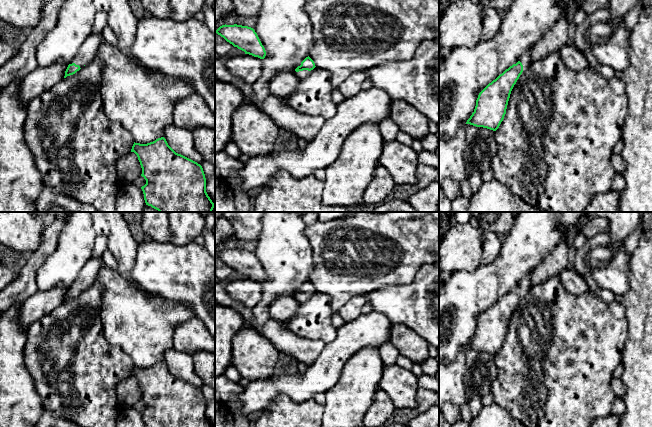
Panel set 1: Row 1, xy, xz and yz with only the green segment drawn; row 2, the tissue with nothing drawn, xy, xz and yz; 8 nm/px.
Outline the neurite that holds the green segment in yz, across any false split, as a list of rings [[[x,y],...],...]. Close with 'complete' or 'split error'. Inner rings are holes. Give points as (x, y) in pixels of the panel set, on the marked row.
[[[531,50],[489,83],[478,95],[474,112],[466,124],[496,131],[506,114],[511,91],[531,63]]] | split error

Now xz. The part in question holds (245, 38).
[[[222,25],[215,33],[223,37],[234,47],[245,52],[245,54],[264,59],[266,51],[262,45],[255,30],[248,26],[242,25]]] | complete

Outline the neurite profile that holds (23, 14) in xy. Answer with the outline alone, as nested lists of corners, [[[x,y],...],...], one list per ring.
[[[0,0],[0,19],[18,29],[32,29],[51,0]]]

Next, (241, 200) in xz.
[[[231,171],[227,177],[227,182],[230,183],[234,192],[234,204],[236,212],[251,212],[252,206],[248,197],[248,193],[243,191],[240,187],[241,178],[237,171]]]

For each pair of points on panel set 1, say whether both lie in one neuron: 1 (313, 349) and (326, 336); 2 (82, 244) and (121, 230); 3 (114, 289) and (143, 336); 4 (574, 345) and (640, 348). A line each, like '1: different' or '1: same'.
1: different
2: different
3: same
4: different

